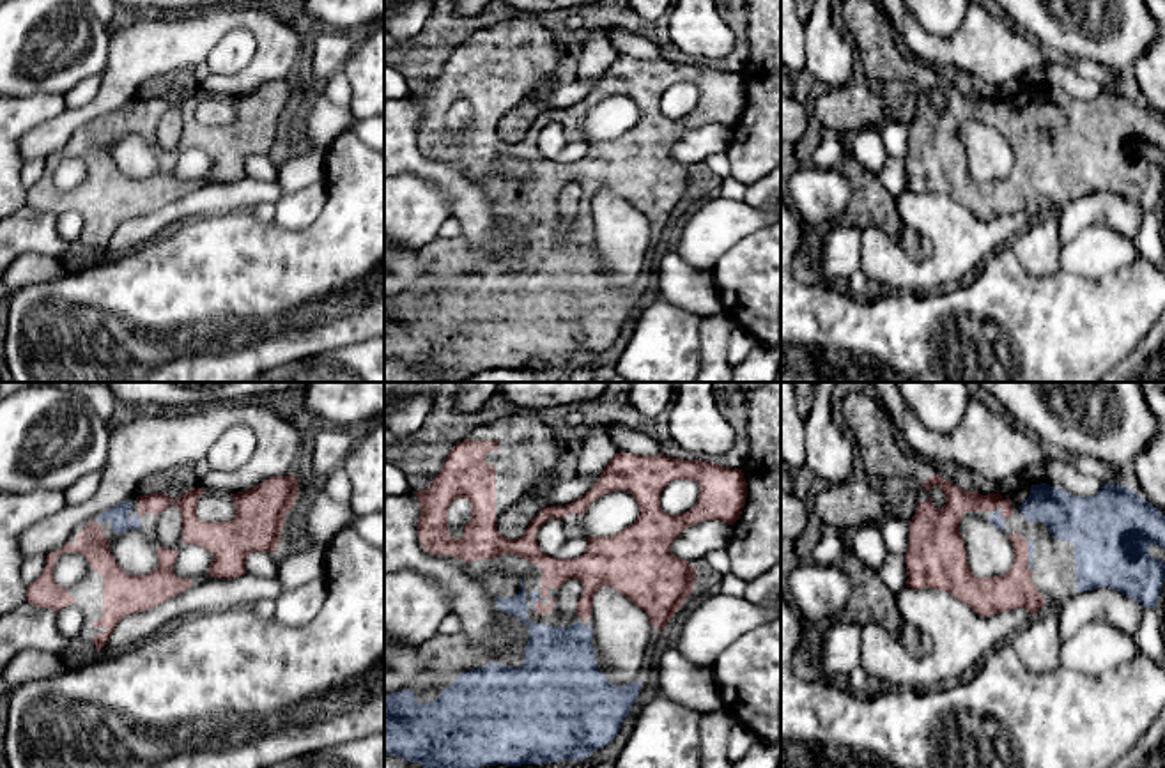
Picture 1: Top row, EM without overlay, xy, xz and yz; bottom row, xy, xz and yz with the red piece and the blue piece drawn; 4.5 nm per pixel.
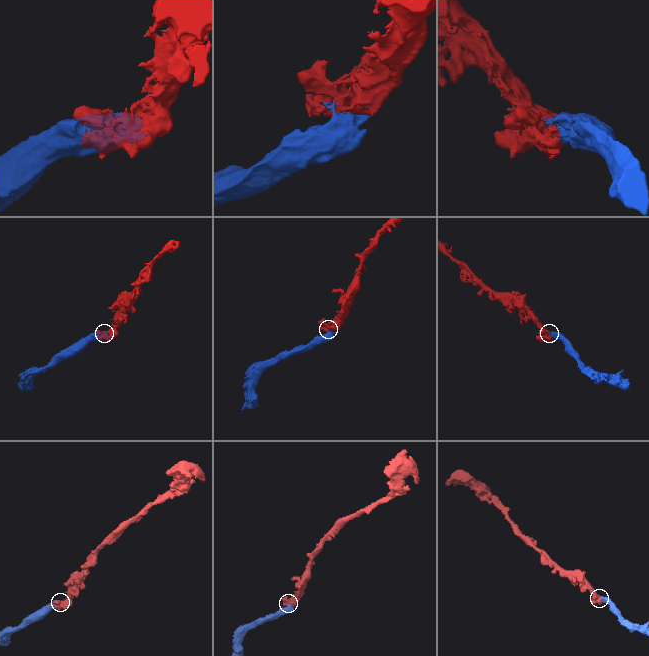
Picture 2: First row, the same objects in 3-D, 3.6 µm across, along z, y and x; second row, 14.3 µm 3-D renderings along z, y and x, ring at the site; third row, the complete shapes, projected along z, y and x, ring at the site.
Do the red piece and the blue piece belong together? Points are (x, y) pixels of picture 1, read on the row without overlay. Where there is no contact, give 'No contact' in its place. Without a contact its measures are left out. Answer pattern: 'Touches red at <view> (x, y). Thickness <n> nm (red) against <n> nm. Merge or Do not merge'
Touches red at yz (1002, 119). Thickness 120 nm (red) against 50 nm. Merge

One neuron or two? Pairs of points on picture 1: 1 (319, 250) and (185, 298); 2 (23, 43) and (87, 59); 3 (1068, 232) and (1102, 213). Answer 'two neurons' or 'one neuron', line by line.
1: one neuron
2: one neuron
3: one neuron

